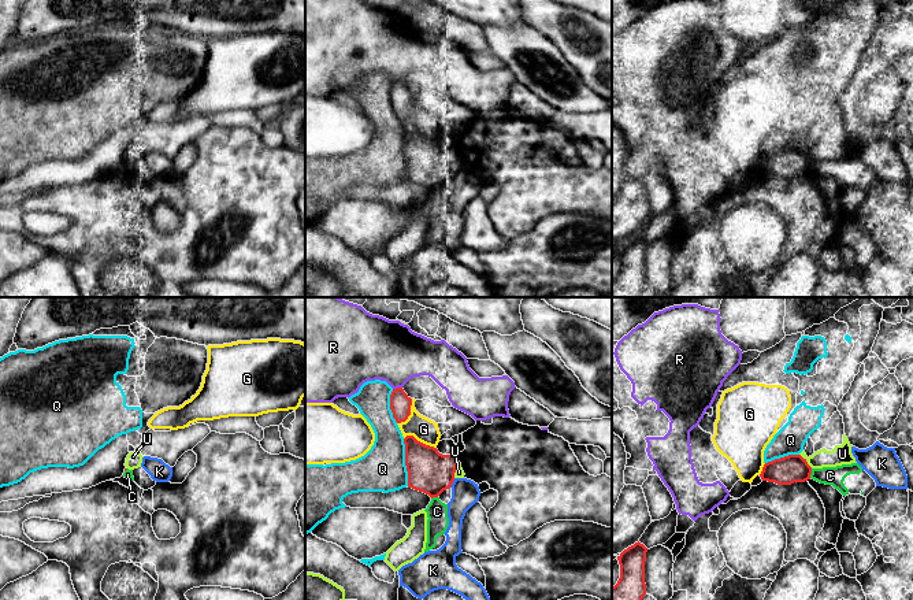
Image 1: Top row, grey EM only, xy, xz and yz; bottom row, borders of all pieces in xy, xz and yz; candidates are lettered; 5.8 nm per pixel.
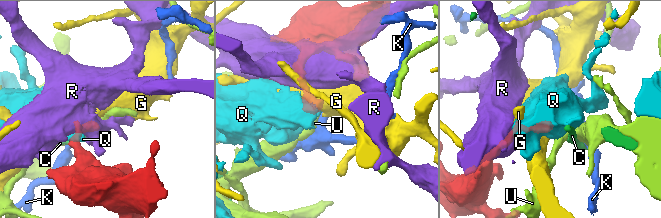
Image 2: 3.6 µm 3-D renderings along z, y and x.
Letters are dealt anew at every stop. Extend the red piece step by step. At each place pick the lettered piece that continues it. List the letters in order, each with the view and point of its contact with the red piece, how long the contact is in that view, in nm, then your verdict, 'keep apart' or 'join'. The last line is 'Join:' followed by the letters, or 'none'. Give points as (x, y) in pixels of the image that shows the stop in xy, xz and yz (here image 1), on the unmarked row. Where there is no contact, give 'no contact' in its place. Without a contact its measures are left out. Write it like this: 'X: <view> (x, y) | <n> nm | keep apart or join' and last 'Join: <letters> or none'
C: yz (811, 166) | 60 nm | keep apart
G: xz (419, 134) | 200 nm | keep apart
K: xz (452, 176) | 70 nm | keep apart
Q: xz (405, 155) | 280 nm | keep apart
R: xz (397, 81) | 60 nm | keep apart
U: yz (805, 154) | 120 nm | keep apart
Join: none

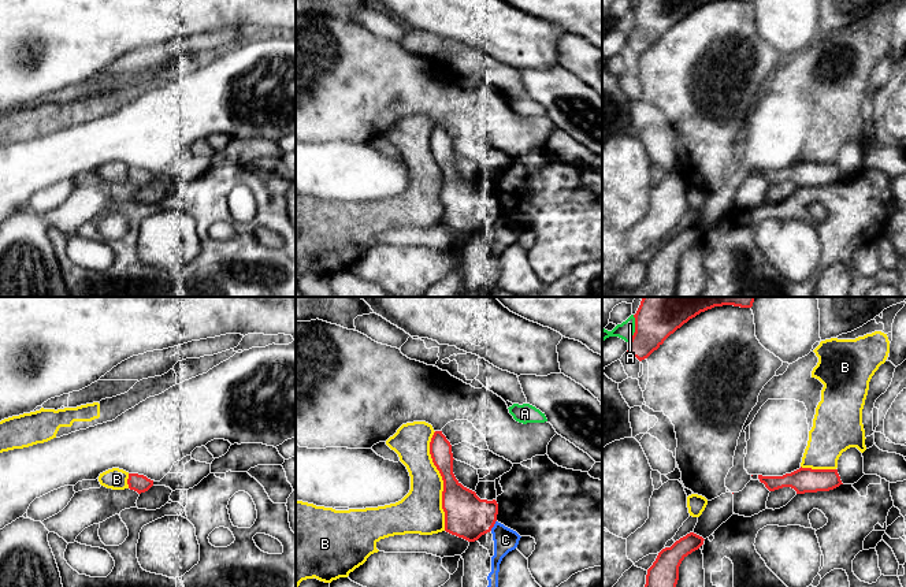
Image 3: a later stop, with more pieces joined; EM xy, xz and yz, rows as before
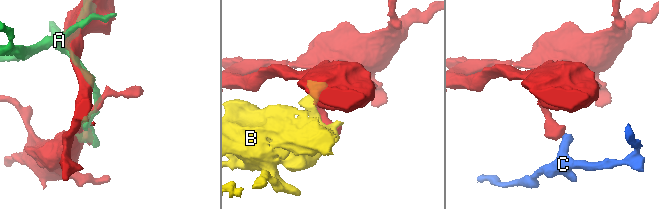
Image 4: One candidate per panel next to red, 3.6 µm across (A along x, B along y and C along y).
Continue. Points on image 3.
A: yz (635, 22) | 170 nm | keep apart
B: xz (442, 173) | 600 nm | keep apart
C: xz (493, 219) | 70 nm | keep apart
Join: none

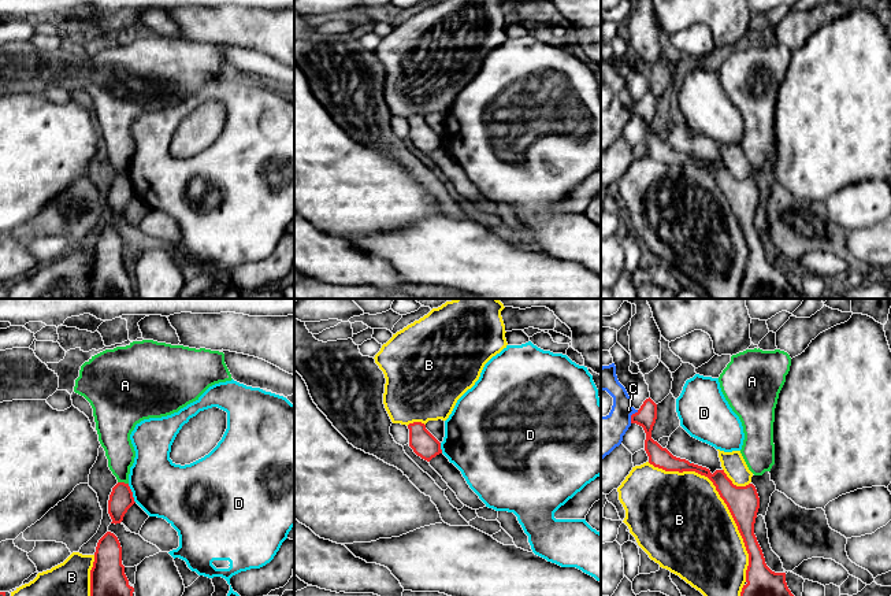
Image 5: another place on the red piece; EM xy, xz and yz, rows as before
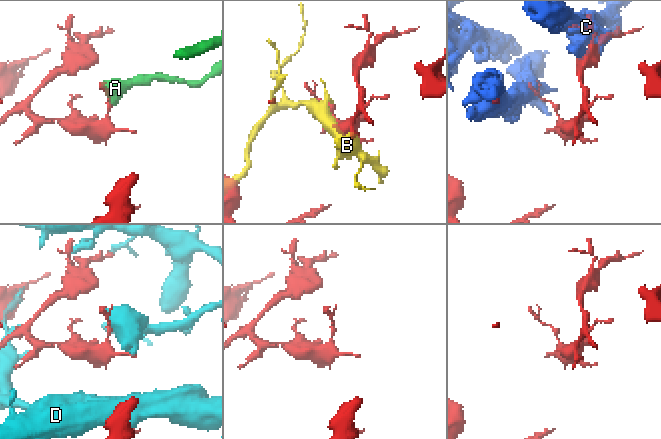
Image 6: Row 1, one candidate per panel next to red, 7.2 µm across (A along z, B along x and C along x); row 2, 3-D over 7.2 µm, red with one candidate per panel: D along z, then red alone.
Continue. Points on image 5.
A: xy (123, 176) | 70 nm | keep apart
B: yz (723, 192) | 900 nm | keep apart
C: yz (631, 108) | 90 nm | keep apart
D: xy (132, 187) | 120 nm | keep apart
Join: none

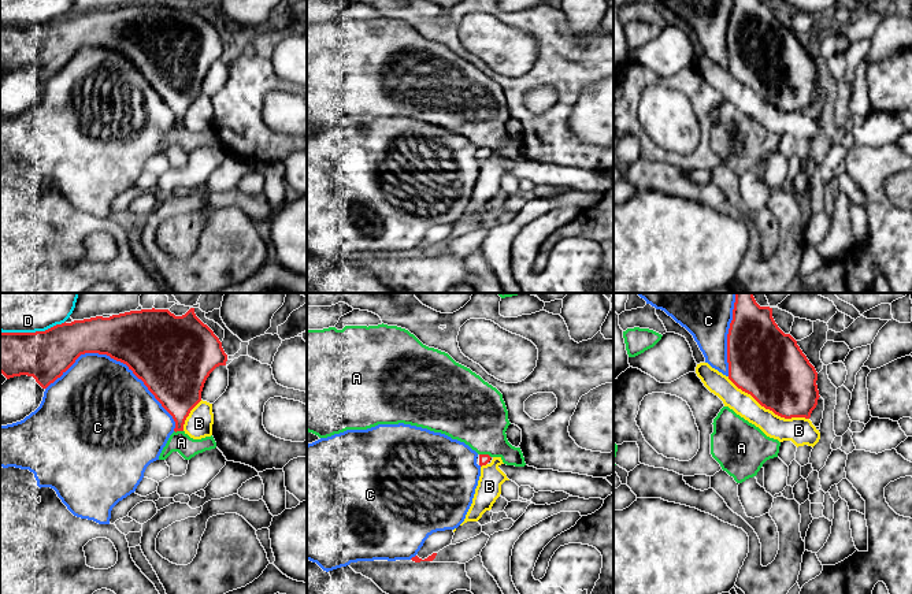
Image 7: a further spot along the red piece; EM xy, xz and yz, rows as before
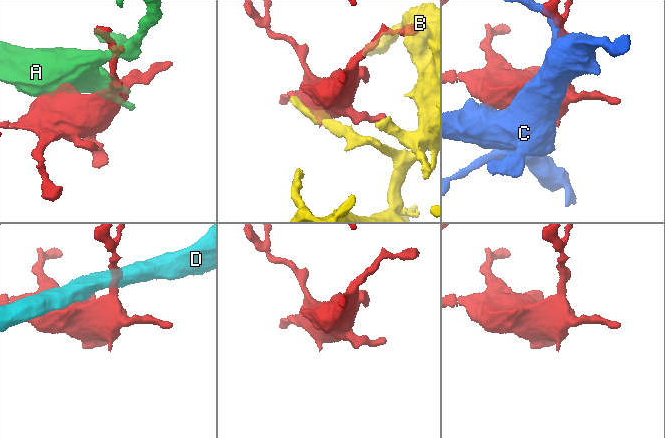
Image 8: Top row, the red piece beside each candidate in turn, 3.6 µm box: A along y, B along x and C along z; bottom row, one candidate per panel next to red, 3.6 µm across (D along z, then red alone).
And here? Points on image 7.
A: xy (178, 123) | 60 nm | keep apart
B: yz (768, 101) | 550 nm | keep apart
C: xy (118, 54) | 800 nm | keep apart
D: xy (32, 26) | 380 nm | keep apart
Join: none

